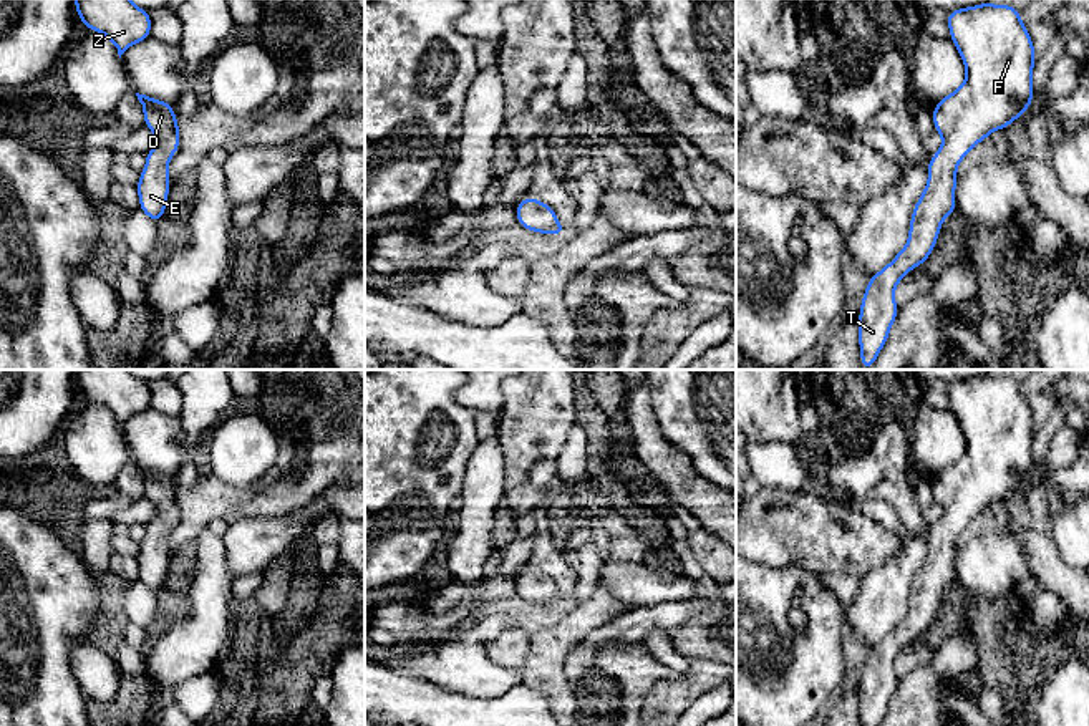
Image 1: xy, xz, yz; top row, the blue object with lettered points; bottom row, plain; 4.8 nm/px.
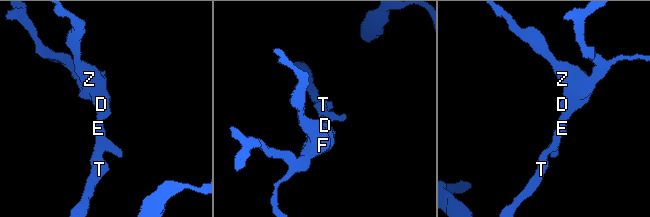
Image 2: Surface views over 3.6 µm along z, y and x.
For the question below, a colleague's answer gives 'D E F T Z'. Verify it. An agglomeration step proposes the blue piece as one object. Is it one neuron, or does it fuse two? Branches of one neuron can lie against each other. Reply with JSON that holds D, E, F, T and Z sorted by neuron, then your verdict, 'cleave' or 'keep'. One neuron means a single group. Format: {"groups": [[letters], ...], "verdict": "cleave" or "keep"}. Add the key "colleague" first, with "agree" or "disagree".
{"colleague": "agree", "groups": [["D", "E", "F", "T", "Z"]], "verdict": "keep"}

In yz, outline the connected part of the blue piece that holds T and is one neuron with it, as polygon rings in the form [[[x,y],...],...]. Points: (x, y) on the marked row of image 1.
[[[973,5],[951,10],[946,15],[953,45],[961,55],[966,68],[963,85],[938,101],[933,109],[933,128],[943,138],[941,148],[930,157],[928,182],[912,211],[907,245],[867,282],[865,295],[860,302],[859,345],[860,366],[870,370],[888,340],[888,332],[897,318],[895,287],[910,269],[920,267],[935,250],[941,222],[956,207],[956,166],[971,148],[990,138],[995,129],[1006,129],[1016,118],[1024,114],[1034,99],[1031,75],[1034,70],[1034,45],[1019,10],[1011,5]]]

